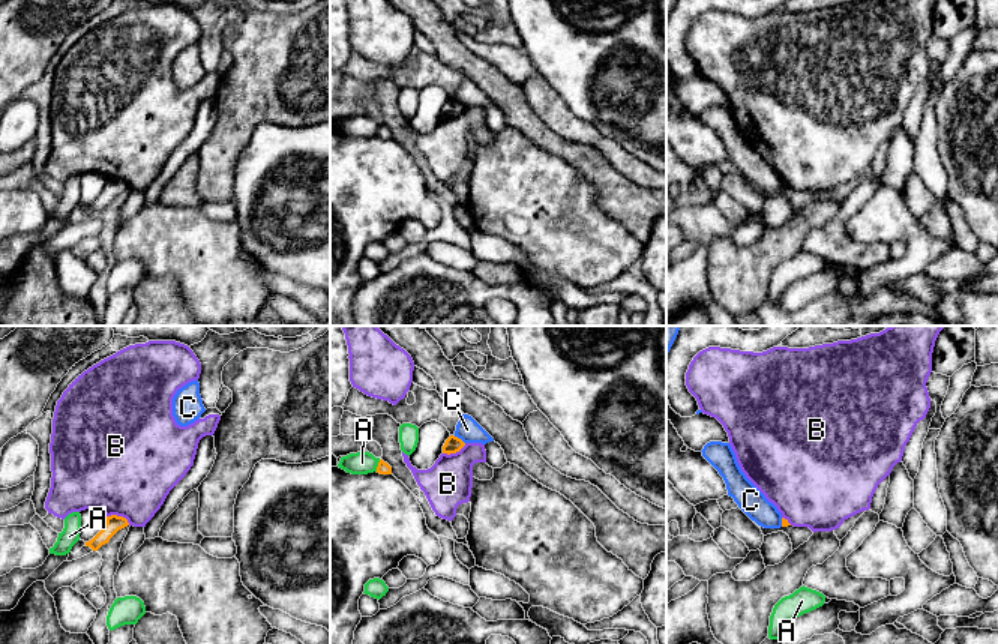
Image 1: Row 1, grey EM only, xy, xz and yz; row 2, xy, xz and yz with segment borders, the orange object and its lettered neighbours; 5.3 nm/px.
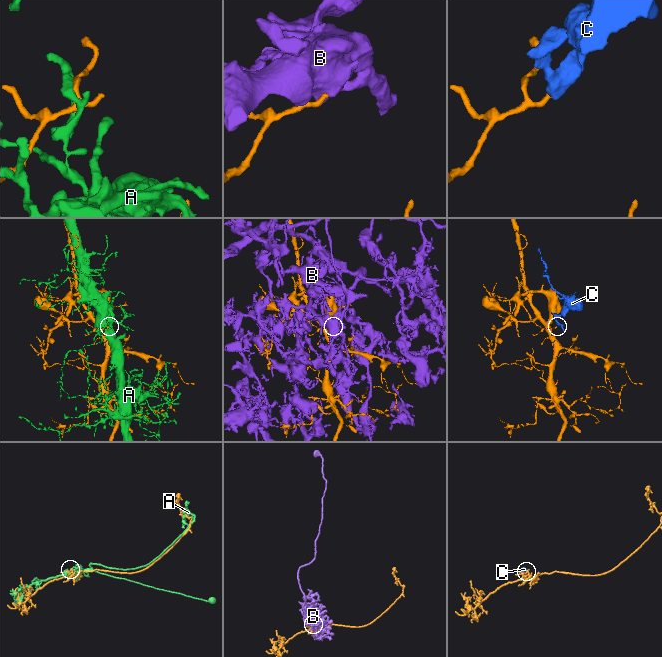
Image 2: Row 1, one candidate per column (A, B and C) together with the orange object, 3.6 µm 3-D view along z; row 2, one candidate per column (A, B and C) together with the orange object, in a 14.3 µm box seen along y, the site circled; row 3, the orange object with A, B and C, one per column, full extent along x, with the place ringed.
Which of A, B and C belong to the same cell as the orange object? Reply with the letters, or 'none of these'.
none of these

